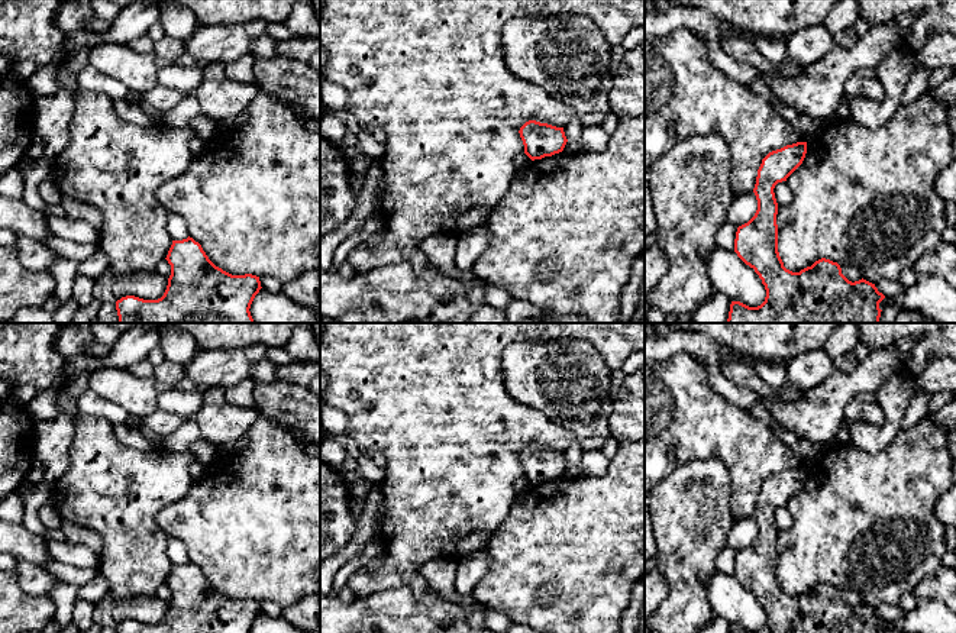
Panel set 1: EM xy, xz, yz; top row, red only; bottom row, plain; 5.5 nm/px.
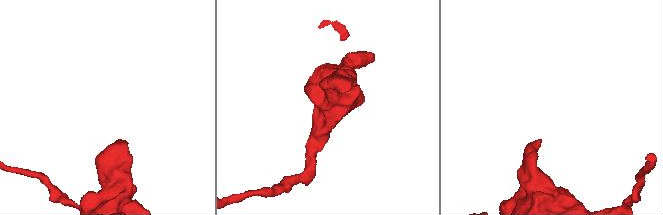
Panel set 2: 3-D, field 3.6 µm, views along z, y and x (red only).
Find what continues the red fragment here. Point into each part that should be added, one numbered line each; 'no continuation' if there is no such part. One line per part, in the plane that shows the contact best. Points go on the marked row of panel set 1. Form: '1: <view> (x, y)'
no continuation

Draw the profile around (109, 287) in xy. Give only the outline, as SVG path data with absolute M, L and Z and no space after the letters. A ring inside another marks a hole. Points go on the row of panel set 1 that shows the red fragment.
M107 268L101 275L94 278L93 297L101 303L116 303L126 295L158 300L164 295L167 285L168 278L158 272L117 275Z

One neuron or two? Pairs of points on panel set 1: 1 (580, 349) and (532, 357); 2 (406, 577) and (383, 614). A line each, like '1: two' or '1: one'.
1: one
2: two

